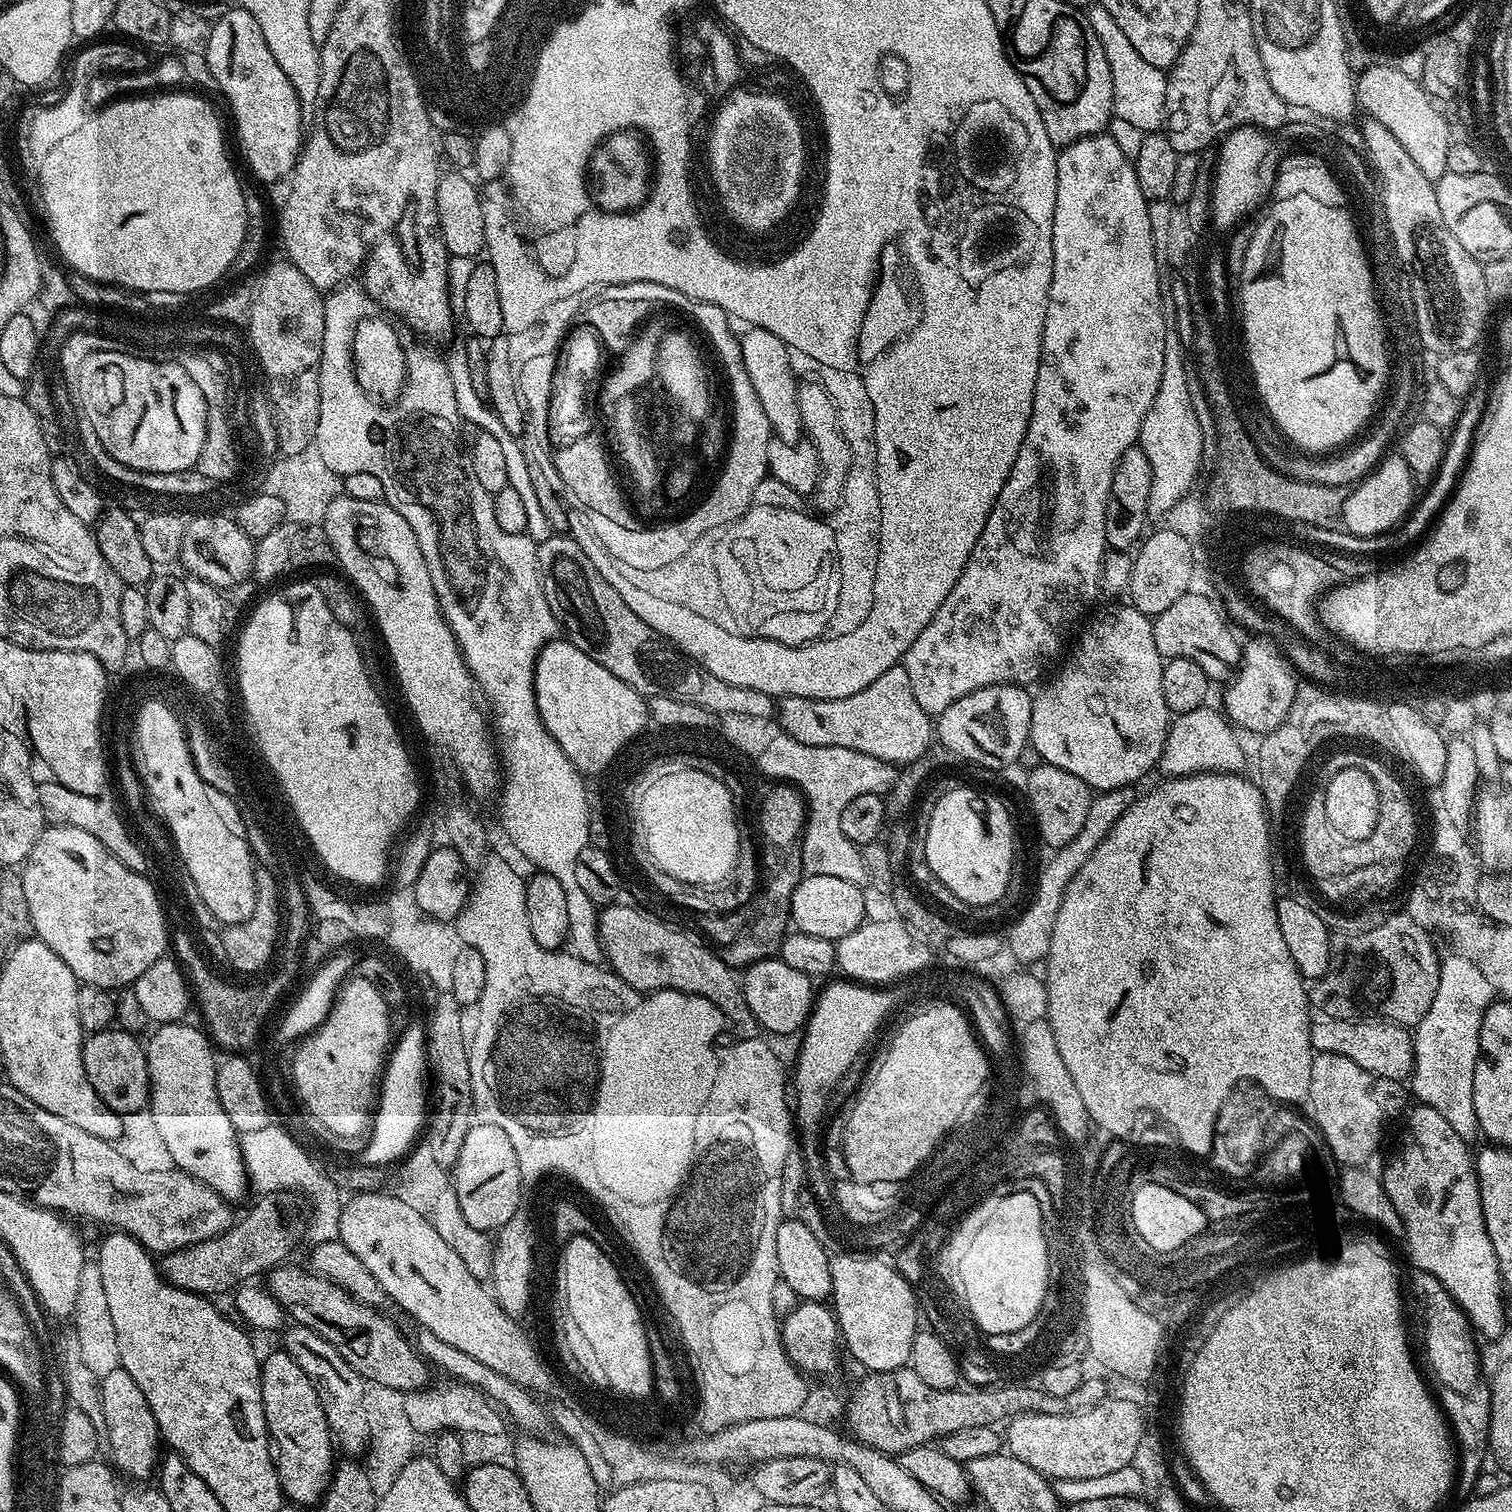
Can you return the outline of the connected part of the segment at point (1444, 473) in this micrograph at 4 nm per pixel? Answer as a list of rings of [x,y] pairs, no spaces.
[[[1480,381],[1475,384],[1470,394],[1463,397],[1459,416],[1453,424],[1445,443],[1443,462],[1440,464],[1436,477],[1425,489],[1426,494],[1422,500],[1419,499],[1409,511],[1404,523],[1401,523],[1392,532],[1380,536],[1356,536],[1350,535],[1347,530],[1338,528],[1323,529],[1320,534],[1323,542],[1332,548],[1338,548],[1352,554],[1374,554],[1380,551],[1398,550],[1414,541],[1420,534],[1422,536],[1433,525],[1440,512],[1443,511],[1443,507],[1451,497],[1463,468],[1467,465],[1475,441],[1476,431],[1480,427],[1481,418],[1487,412],[1488,393],[1487,385]]]

